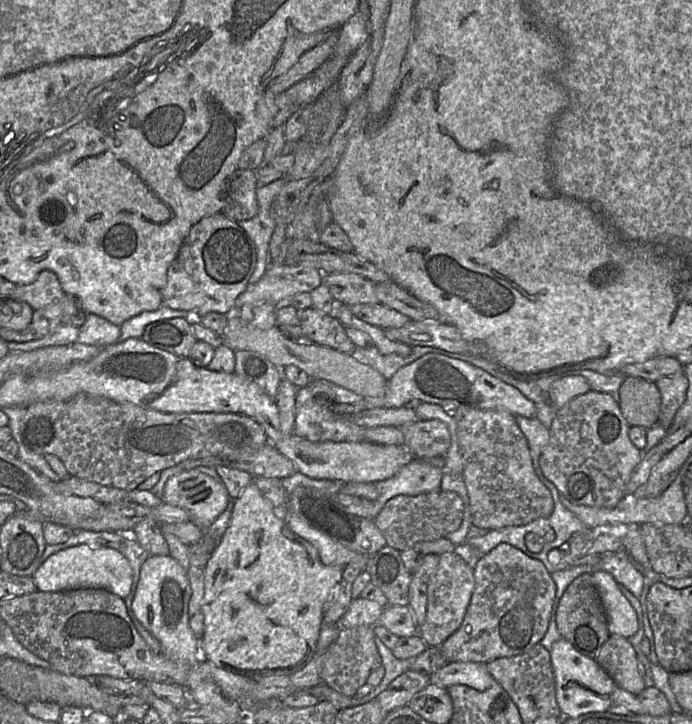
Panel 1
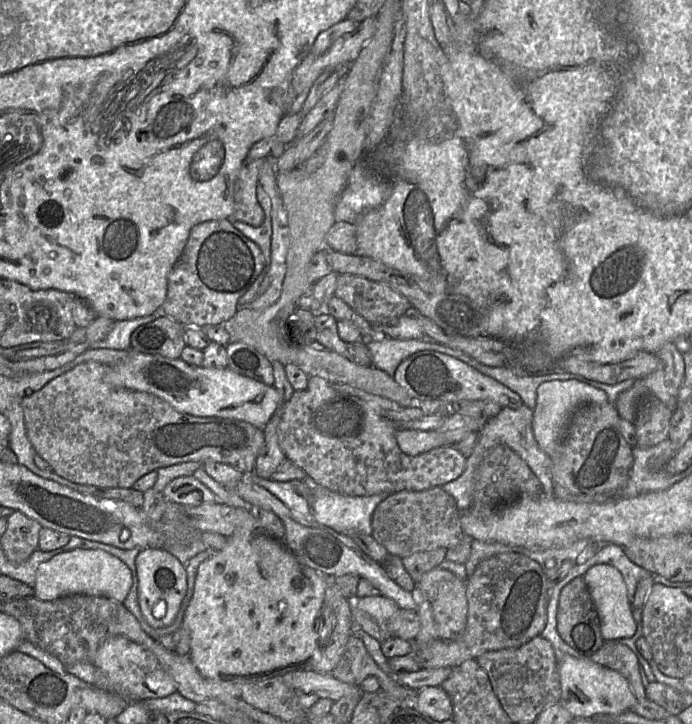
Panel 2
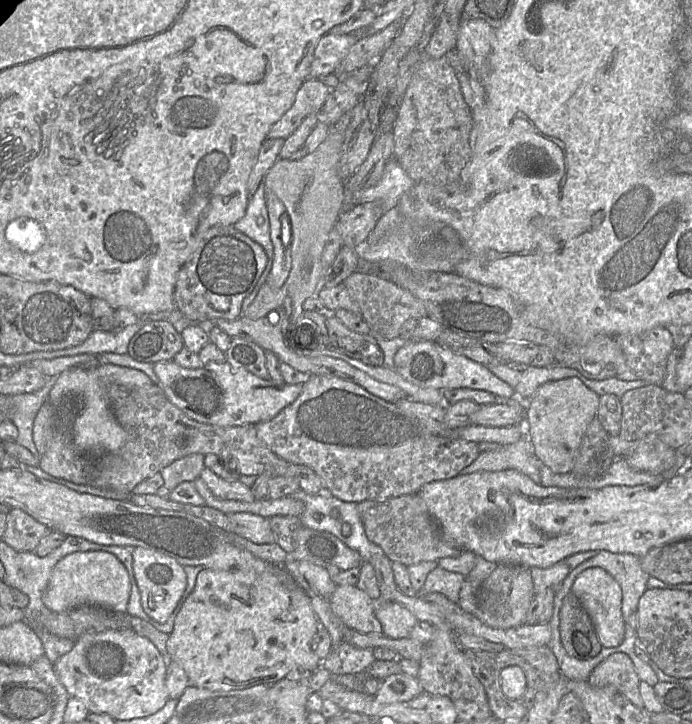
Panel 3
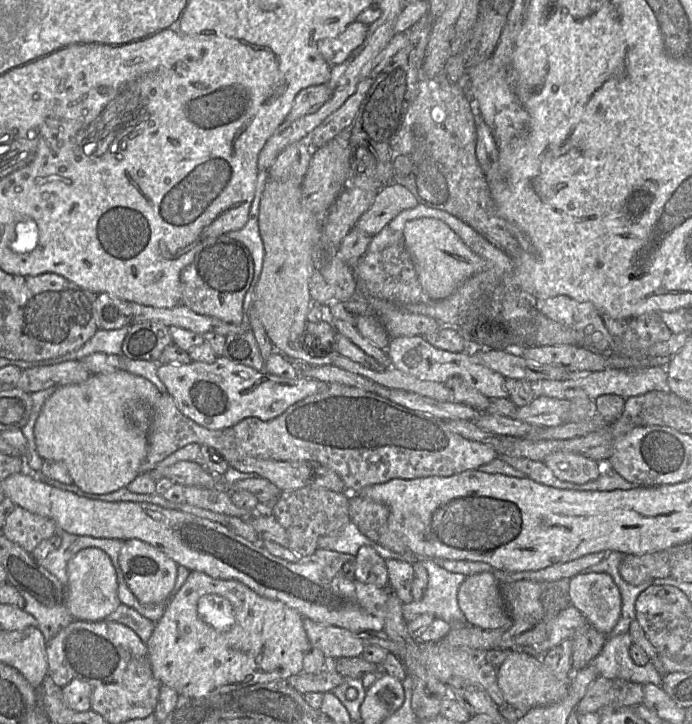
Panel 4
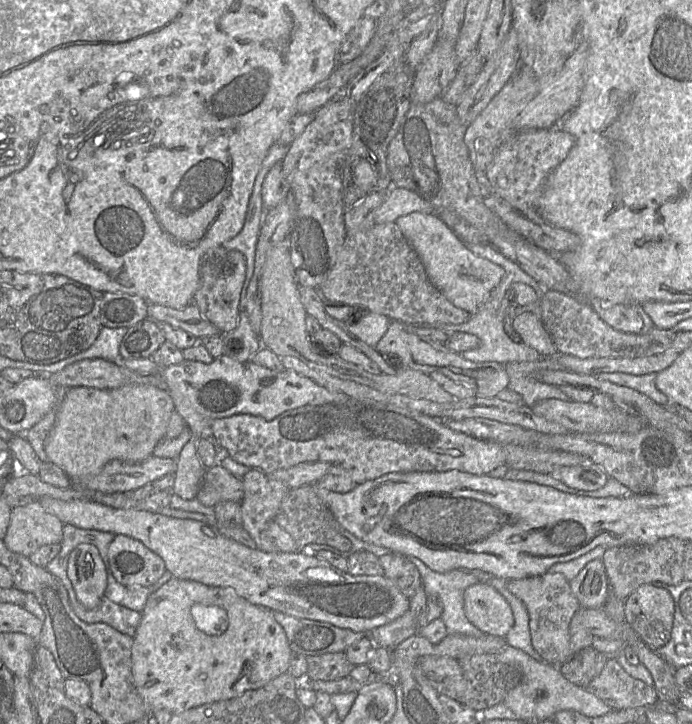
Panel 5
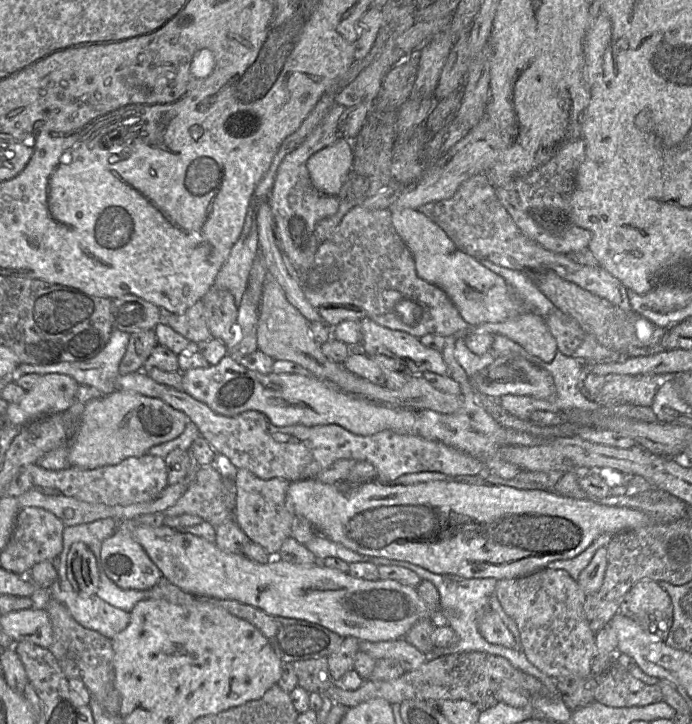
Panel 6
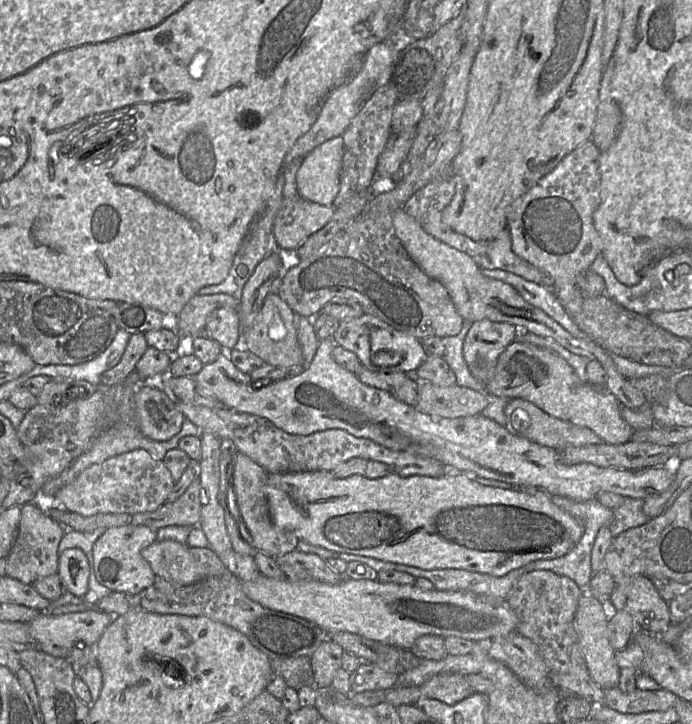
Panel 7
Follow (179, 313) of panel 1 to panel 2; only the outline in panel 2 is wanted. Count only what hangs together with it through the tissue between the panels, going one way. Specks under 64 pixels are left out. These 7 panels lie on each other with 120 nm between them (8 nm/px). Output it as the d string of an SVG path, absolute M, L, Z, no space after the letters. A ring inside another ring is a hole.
M163 306L159 307L153 314L137 317L130 320L115 321L112 330L103 340L93 342L92 349L108 348L115 350L129 350L131 335L141 325L147 324L157 318L166 316Z

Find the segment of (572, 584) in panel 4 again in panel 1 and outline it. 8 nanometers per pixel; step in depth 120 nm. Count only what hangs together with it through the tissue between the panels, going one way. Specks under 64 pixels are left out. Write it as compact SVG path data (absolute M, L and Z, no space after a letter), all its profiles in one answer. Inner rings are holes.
M596 570L591 576L605 608L610 635L616 634L629 638L638 629L635 610L623 596L619 584L610 573Z

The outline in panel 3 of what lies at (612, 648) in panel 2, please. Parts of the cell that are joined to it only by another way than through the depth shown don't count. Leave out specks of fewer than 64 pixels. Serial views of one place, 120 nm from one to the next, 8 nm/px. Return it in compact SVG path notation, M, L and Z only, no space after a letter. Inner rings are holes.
M622 652L608 656L592 671L588 682L594 686L614 686L638 708L644 708L639 682L632 659Z

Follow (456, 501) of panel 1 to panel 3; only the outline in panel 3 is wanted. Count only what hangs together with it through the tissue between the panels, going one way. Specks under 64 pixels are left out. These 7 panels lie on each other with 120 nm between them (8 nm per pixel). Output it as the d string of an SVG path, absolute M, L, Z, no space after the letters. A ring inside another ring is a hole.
M417 494L382 502L365 500L358 503L358 511L367 538L378 545L392 562L411 566L424 561L438 561L444 557L459 557L462 553L459 547L445 541L438 522Z

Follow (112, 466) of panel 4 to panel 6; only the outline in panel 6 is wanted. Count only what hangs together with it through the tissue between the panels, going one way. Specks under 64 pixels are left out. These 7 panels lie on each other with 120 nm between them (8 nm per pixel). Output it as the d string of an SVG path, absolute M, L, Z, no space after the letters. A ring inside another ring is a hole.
M127 391L102 395L86 404L76 429L71 433L69 464L81 469L95 469L144 455L151 447L179 436L189 421L185 413L160 399Z

